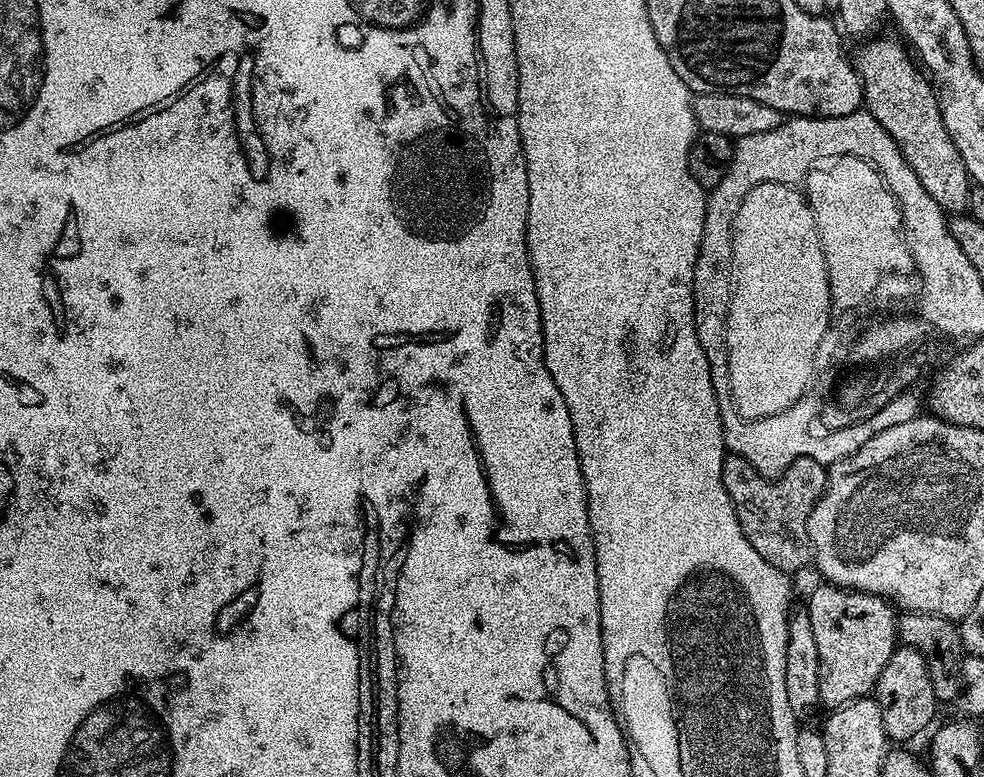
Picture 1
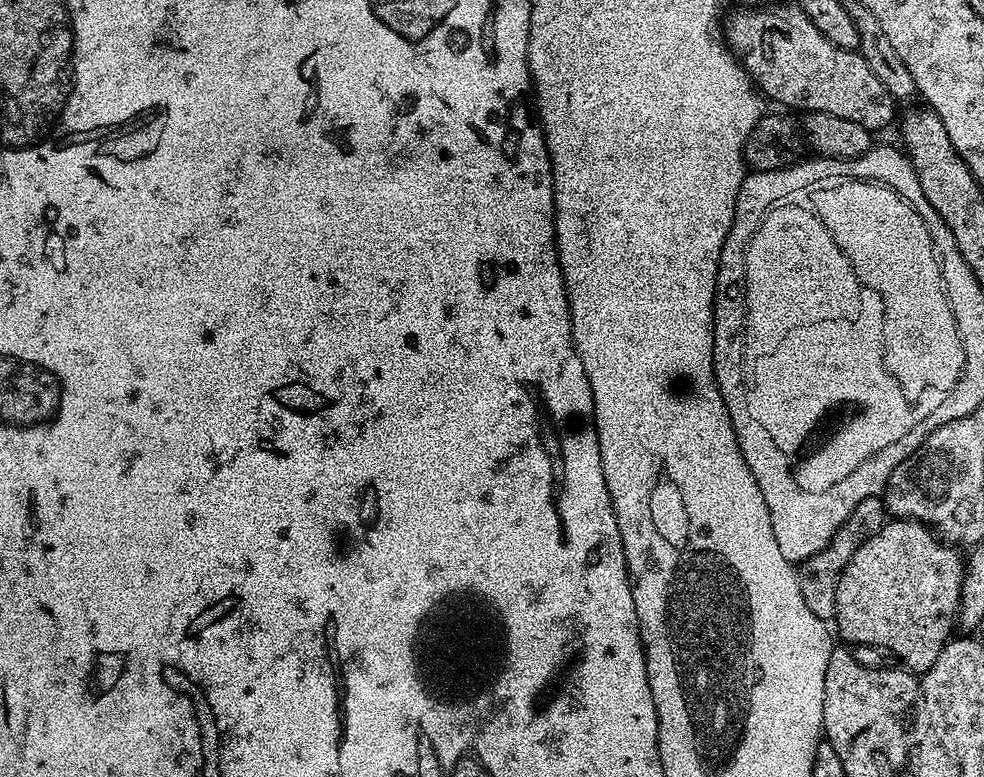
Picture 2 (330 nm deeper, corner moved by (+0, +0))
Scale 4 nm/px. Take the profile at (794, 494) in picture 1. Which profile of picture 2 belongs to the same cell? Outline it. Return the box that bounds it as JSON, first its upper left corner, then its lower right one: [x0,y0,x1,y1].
[798,496,890,621]

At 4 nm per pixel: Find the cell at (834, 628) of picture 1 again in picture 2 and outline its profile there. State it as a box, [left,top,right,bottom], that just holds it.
[834,518,966,674]

